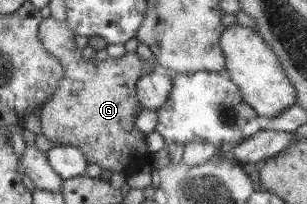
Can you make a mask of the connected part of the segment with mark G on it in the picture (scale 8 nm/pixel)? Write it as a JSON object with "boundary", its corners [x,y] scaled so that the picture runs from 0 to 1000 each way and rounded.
{"boundary":[[[137,88],[121,176],[143,245],[182,279],[208,333],[176,456],[114,559],[127,574],[137,662],[173,716],[251,725],[274,760],[280,804],[316,804],[365,853],[417,858],[489,804],[472,662],[436,632],[436,583],[466,529],[443,485],[436,417],[453,377],[498,348],[502,294],[463,299],[436,255],[410,255],[381,284],[345,279],[329,304],[274,294],[212,98]]]}

